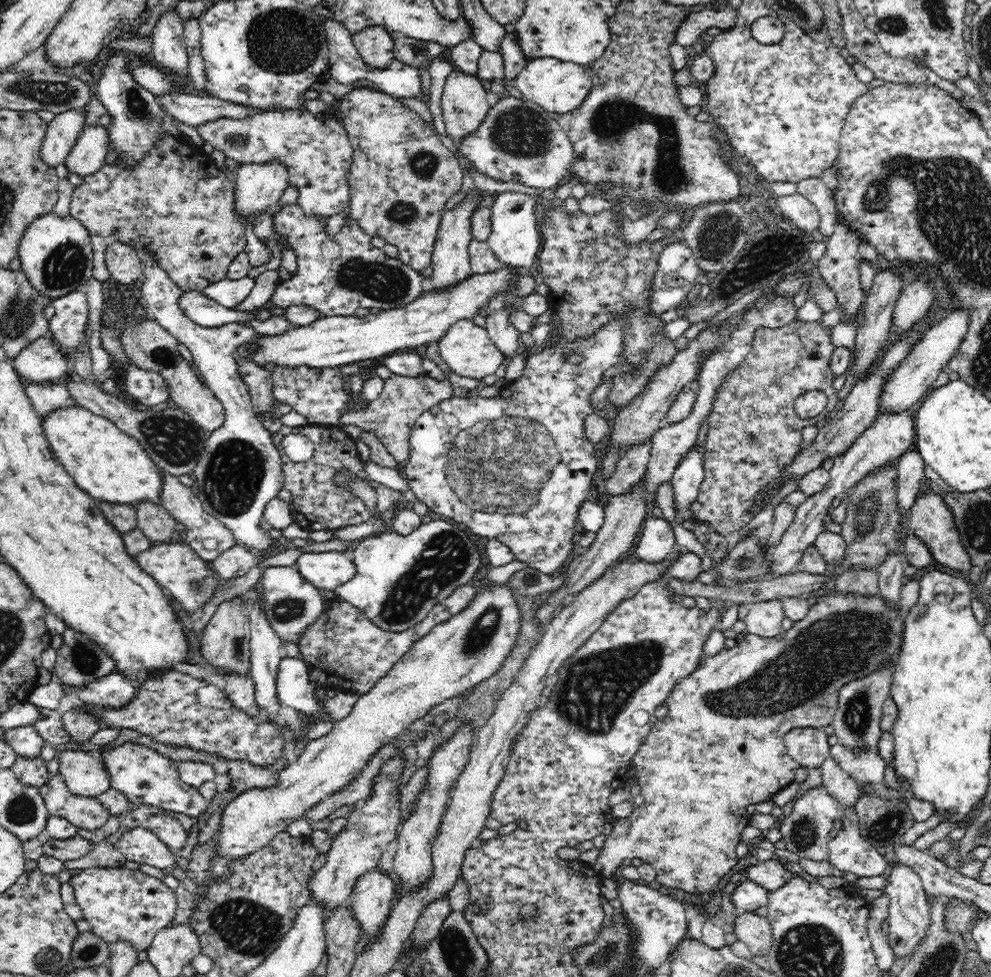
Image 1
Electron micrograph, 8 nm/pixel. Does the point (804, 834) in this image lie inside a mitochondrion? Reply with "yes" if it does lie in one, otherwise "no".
yes

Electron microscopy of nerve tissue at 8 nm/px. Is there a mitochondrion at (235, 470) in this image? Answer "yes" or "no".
yes

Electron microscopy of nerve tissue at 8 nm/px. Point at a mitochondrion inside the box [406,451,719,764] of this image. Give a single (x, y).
(597, 689)

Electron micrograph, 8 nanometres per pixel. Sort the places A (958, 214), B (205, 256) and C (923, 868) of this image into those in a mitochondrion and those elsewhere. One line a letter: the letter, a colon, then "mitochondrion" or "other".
A: mitochondrion
B: other
C: other

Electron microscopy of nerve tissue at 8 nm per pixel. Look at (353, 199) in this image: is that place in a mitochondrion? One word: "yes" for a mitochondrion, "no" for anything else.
no

